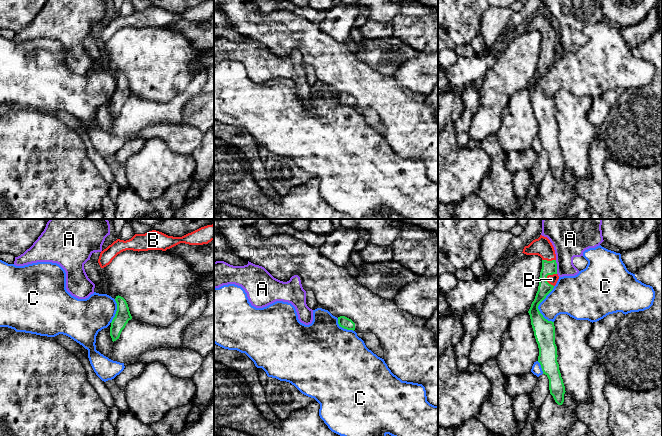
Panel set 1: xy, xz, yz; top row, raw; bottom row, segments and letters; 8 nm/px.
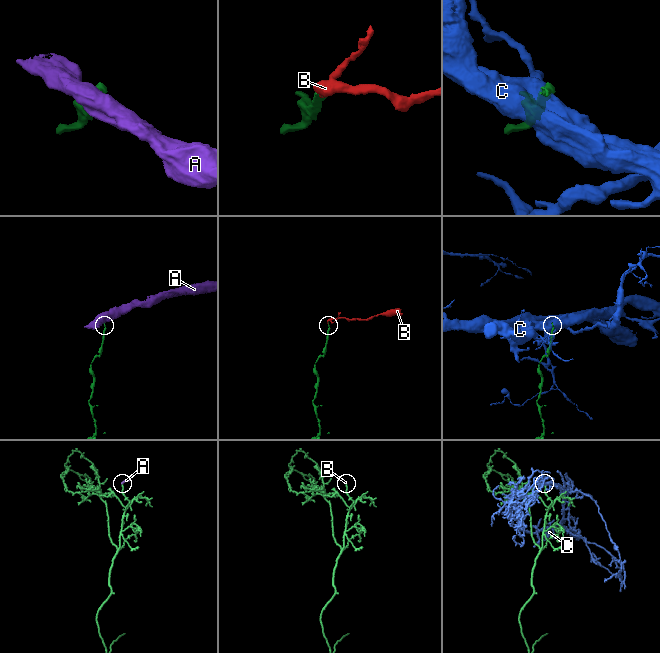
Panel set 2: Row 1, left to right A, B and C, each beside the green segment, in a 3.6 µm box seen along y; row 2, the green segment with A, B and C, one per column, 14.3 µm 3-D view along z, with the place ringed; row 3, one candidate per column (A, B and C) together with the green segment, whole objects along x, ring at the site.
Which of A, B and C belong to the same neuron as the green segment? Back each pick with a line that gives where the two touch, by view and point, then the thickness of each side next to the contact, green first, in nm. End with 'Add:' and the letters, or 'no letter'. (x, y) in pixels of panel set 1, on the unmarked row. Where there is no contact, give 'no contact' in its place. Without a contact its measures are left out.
B: contact yz (546, 53); calibres 110 and 80 nm
Add: B

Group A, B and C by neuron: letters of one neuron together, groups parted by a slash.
A / B / C

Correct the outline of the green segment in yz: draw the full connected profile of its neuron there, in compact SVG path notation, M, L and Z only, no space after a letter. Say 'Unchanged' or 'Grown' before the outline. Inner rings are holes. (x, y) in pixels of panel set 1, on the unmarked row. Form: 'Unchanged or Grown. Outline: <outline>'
Grown. Outline: M540 11L538 15L525 22L522 29L538 31L542 34L538 67L528 89L539 124L538 138L541 141L543 150L549 155L550 170L558 181L562 181L566 167L557 138L555 102L554 98L545 95L538 85L539 80L553 66L559 55L555 26L550 16Z

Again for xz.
Unchanged. Outline: M345 92L338 93L338 100L340 103L344 105L353 106L353 107L355 106L355 99L351 95Z

